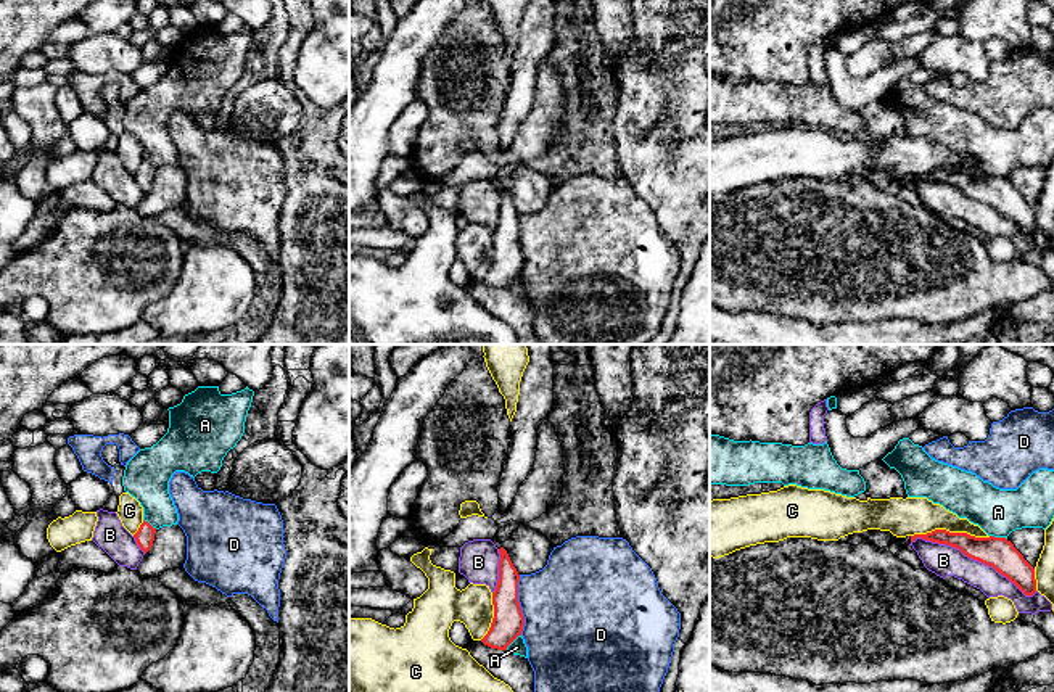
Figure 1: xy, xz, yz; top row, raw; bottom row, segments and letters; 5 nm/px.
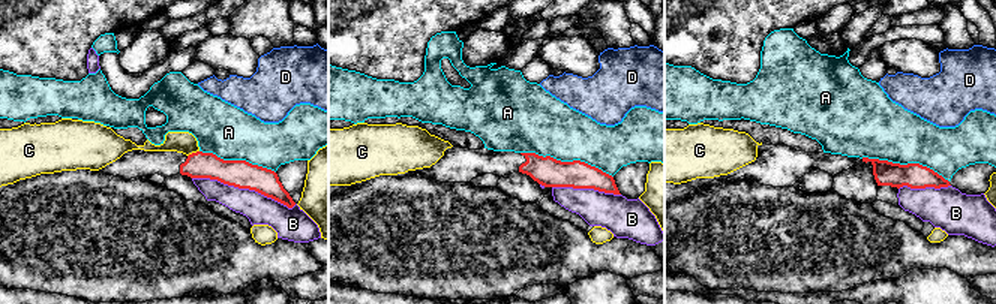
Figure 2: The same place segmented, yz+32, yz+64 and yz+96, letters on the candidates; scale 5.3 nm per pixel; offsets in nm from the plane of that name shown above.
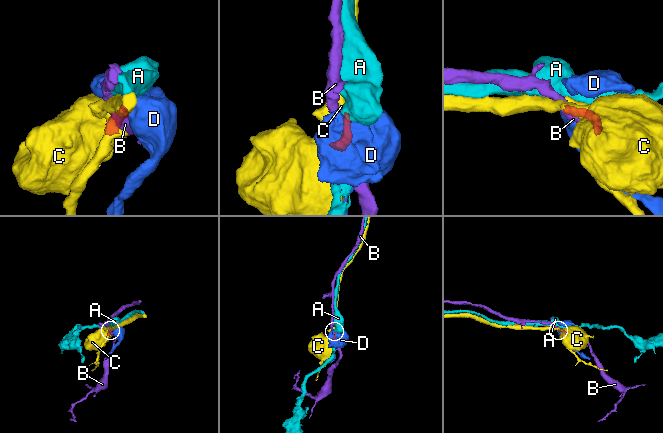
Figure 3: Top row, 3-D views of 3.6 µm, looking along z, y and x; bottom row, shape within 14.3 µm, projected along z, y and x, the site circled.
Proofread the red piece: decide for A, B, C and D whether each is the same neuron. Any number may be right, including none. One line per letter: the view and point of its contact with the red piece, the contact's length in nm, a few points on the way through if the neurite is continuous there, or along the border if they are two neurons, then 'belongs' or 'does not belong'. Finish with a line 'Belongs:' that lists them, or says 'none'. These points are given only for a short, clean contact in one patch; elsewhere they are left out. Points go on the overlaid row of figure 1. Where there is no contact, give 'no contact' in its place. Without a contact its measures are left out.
A: contact yz (998, 538); length 90 nm; border yz (990, 535), (1006, 539); does not belong
B: contact yz (974, 559); length 700 nm; does not belong
C: contact yz (951, 533); length 400 nm; does not belong
D: contact xz (518, 605); length 300 nm; border xz (518, 575), (518, 605), (523, 617), (522, 634); does not belong
Belongs: none

